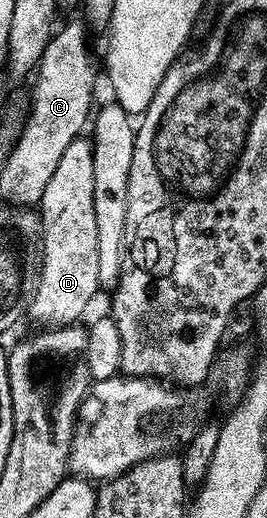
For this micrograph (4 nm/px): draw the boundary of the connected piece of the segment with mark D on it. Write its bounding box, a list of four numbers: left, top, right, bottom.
[27,138,99,326]

